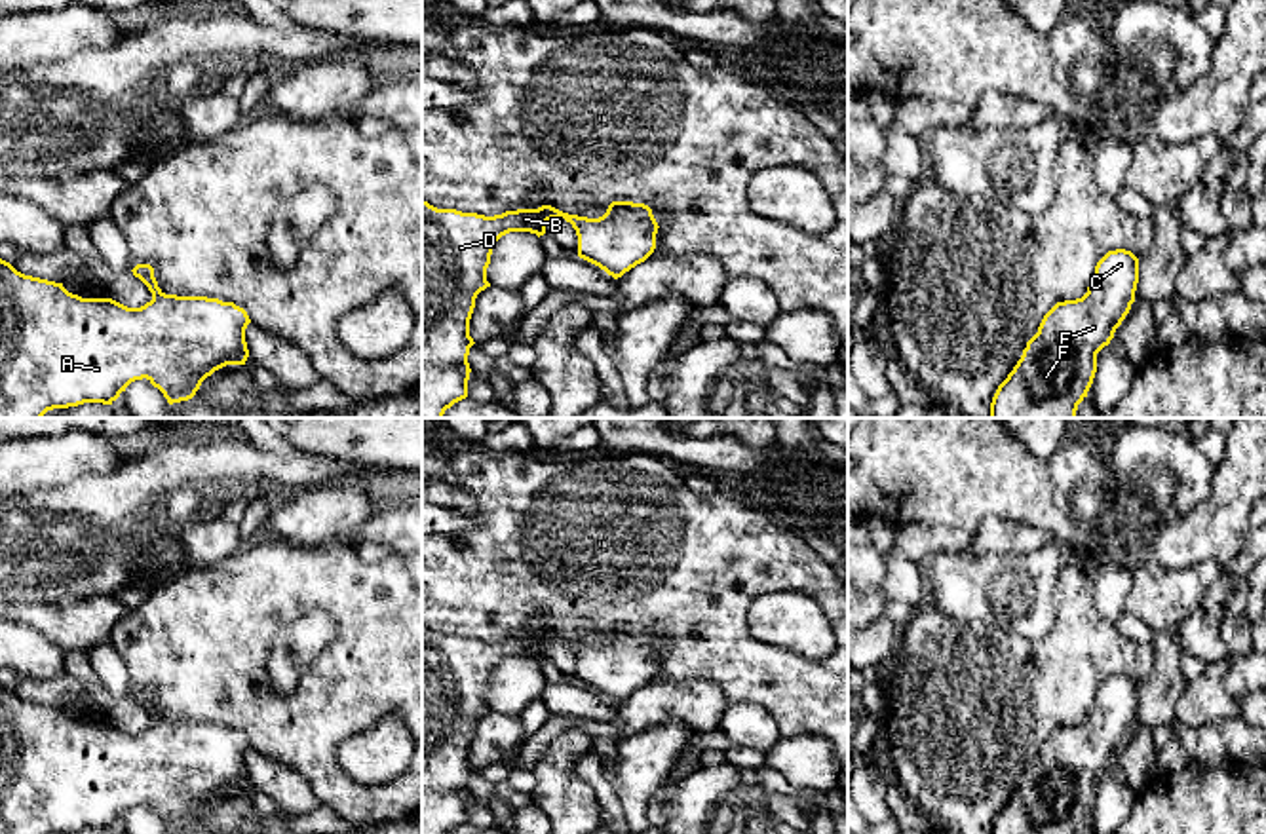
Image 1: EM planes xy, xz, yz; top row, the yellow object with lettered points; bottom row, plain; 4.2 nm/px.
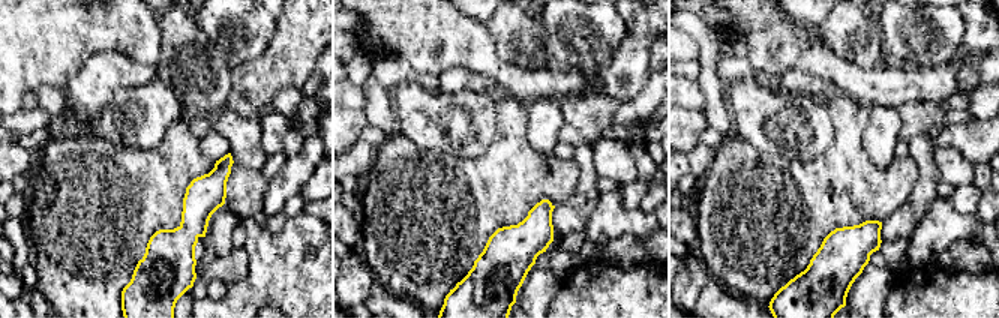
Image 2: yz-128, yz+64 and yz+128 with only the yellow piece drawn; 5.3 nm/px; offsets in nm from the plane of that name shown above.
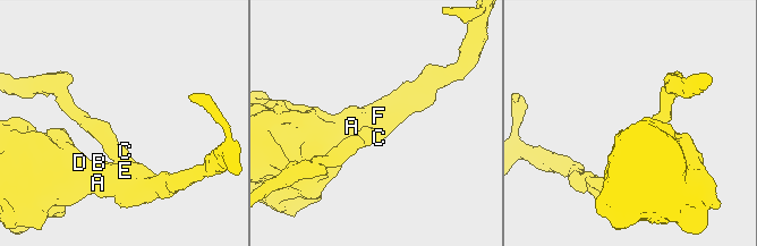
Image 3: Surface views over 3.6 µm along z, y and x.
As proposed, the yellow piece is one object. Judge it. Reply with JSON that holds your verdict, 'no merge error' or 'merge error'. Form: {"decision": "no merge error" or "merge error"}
{"decision": "no merge error"}

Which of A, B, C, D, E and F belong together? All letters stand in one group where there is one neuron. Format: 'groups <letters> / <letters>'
groups A B C D E F

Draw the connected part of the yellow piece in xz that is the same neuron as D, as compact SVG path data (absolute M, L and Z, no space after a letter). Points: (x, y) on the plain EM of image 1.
M422 625L422 834L451 834L468 823L470 745L475 724L490 712L487 693L494 669L509 657L546 659L546 648L565 644L578 661L578 682L614 705L644 688L656 674L658 648L644 629L612 627L599 644L563 638L551 631L485 642L456 635L437 635Z

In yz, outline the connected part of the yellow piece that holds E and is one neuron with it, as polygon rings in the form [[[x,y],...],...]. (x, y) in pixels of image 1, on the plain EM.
[[[1108,676],[1087,718],[1057,728],[998,811],[990,834],[1078,834],[1097,798],[1097,779],[1110,769],[1135,728],[1139,684]]]

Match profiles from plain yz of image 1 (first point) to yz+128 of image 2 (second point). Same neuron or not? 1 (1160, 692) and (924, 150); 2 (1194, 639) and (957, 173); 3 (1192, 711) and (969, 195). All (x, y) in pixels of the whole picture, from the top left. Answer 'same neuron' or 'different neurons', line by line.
1: same neuron
2: same neuron
3: different neurons

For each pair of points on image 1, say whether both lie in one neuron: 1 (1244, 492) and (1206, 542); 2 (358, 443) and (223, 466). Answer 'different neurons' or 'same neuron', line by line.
1: same neuron
2: different neurons

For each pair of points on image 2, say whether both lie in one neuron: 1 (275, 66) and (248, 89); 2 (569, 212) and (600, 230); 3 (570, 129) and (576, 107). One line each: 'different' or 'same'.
1: same
2: different
3: same

